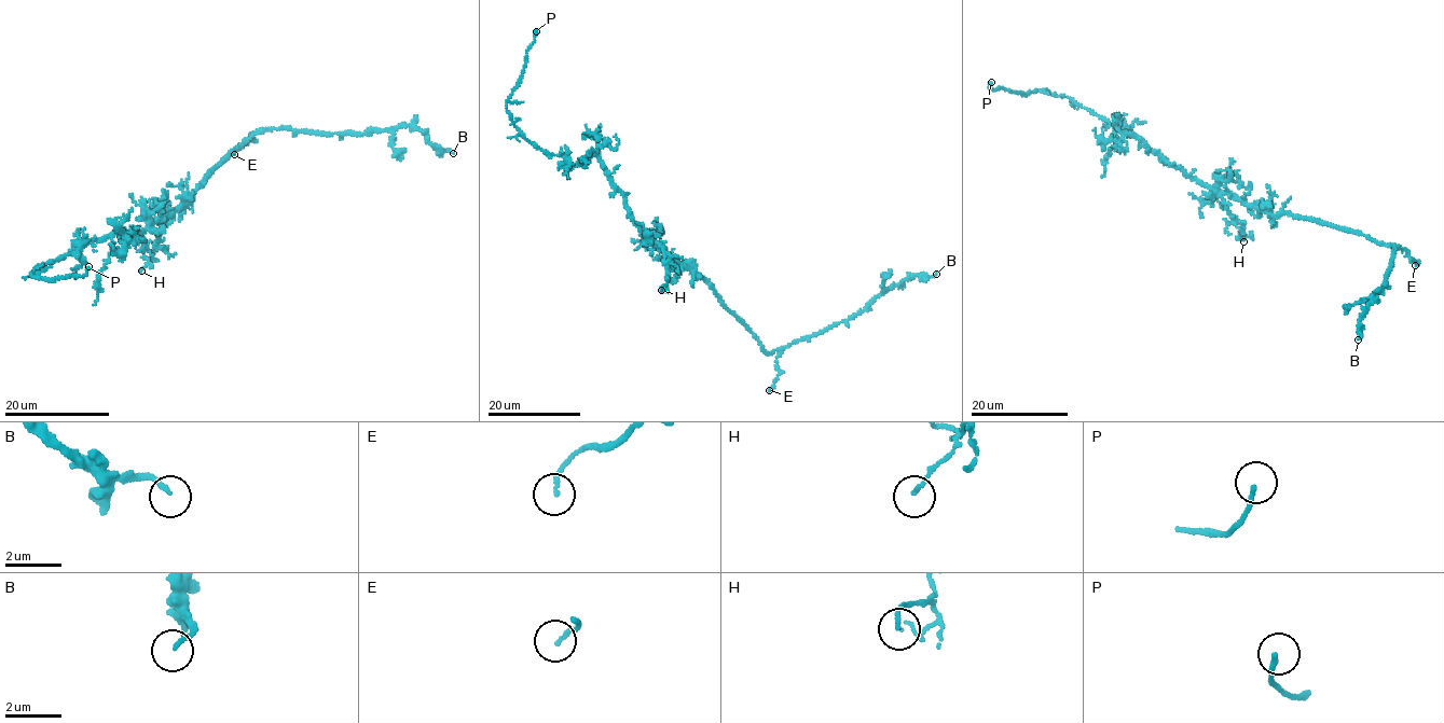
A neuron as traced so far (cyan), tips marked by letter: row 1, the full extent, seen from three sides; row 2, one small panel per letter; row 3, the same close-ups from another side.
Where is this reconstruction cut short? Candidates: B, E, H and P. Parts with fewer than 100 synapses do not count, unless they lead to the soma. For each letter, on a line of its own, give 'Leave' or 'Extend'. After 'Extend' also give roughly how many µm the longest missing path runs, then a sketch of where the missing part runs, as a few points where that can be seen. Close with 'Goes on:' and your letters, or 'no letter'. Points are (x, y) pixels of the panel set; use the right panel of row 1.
B: Leave
E: Leave
H: Leave
P: Extend. Missing length about 20 µm. Course of what is missing: (991, 82), (978, 43), (974, 44), (972, 40)
Goes on: P

